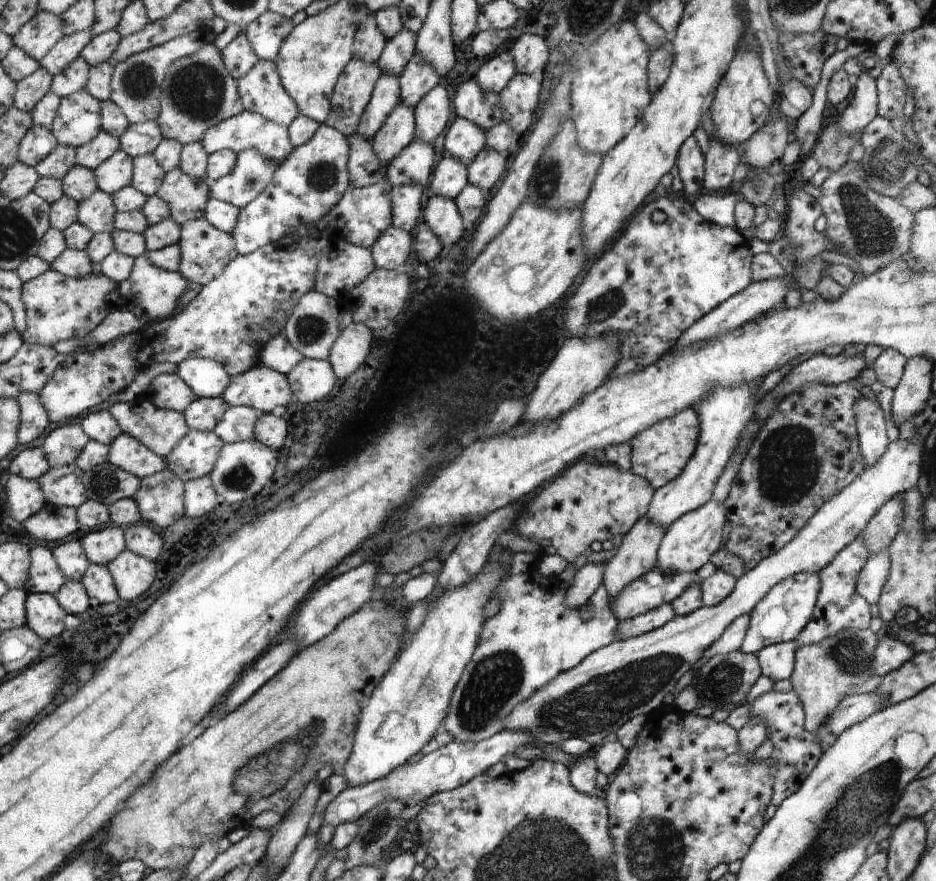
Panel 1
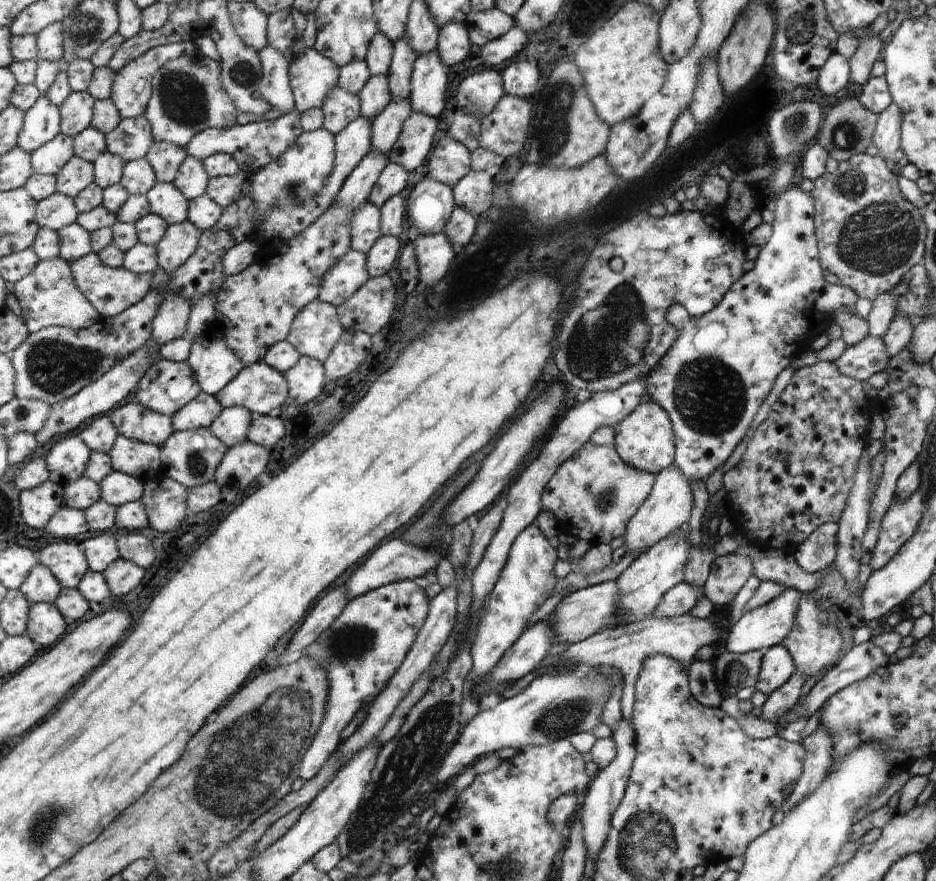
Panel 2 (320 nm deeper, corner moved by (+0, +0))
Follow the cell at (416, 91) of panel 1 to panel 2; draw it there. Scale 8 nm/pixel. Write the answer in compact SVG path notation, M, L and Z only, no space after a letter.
M392 98L372 121L371 150L387 156L400 138L411 112L410 100Z

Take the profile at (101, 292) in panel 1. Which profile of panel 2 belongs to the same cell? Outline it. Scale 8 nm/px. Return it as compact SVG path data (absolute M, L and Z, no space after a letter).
M62 256L41 261L32 274L17 282L14 291L32 333L56 325L82 330L102 319L97 306L79 286L72 264Z

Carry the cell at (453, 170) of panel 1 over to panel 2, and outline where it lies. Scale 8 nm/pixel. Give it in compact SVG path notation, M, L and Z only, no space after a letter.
M424 177L407 194L409 221L412 235L435 235L442 233L452 216L456 202L453 190Z

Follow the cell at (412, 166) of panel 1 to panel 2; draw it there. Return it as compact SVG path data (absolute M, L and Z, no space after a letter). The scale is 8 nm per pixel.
M389 163L385 166L384 172L378 177L377 184L374 185L373 192L370 193L369 200L377 207L381 207L386 201L404 191L408 180L406 168L397 163Z

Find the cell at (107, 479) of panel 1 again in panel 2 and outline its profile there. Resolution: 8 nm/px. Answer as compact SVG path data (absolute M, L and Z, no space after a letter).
M114 471L101 482L103 490L102 500L121 507L131 502L143 500L145 497L145 483L128 473Z

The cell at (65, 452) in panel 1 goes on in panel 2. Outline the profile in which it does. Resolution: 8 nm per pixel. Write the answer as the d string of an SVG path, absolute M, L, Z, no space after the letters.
M78 436L62 439L47 455L51 480L63 485L76 482L85 476L93 457L93 450Z

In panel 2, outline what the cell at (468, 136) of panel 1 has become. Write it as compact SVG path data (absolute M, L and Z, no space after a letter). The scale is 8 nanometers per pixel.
M450 133L440 138L428 161L426 177L441 182L451 189L460 184L471 170L471 152Z

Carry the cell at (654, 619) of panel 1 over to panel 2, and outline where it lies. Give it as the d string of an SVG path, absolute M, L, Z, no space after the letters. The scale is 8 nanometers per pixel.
M685 581L674 586L663 598L661 605L654 610L654 616L673 618L686 615L700 600L701 591Z

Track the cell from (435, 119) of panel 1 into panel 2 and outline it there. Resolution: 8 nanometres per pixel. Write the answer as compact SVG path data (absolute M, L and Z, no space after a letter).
M411 112L402 129L400 138L387 154L389 163L397 163L410 172L424 164L432 150L434 134L438 130L436 118Z

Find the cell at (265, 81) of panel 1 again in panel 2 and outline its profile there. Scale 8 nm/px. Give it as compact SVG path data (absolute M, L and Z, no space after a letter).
M267 45L265 49L257 52L263 73L258 84L257 95L264 99L272 110L290 112L296 106L293 88L290 85L289 62L286 58Z

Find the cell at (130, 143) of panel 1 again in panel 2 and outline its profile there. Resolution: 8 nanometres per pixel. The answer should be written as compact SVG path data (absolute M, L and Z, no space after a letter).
M148 116L126 118L121 126L107 134L109 151L121 156L127 163L148 158L157 141Z

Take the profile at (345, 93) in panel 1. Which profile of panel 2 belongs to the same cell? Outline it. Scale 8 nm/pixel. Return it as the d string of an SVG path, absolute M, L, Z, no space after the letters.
M339 85L330 90L325 105L322 106L323 128L333 135L338 134L360 115L360 98Z

